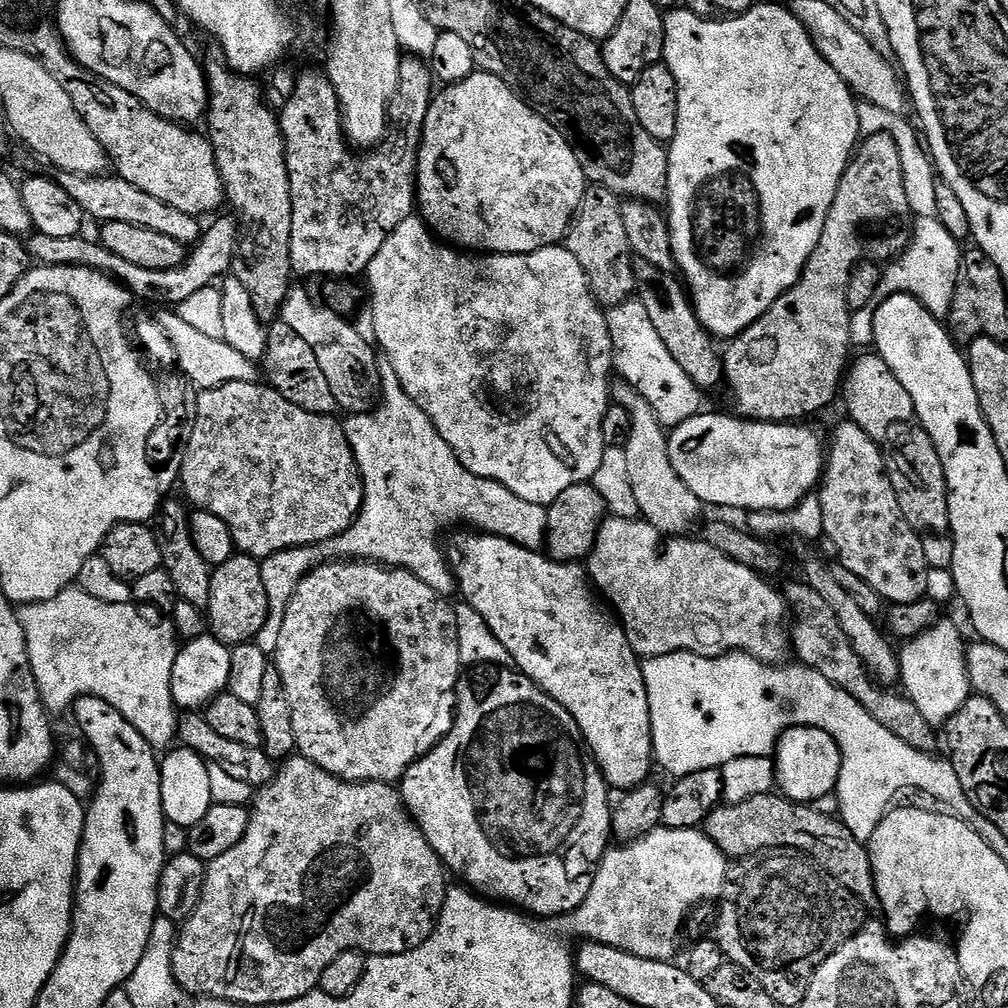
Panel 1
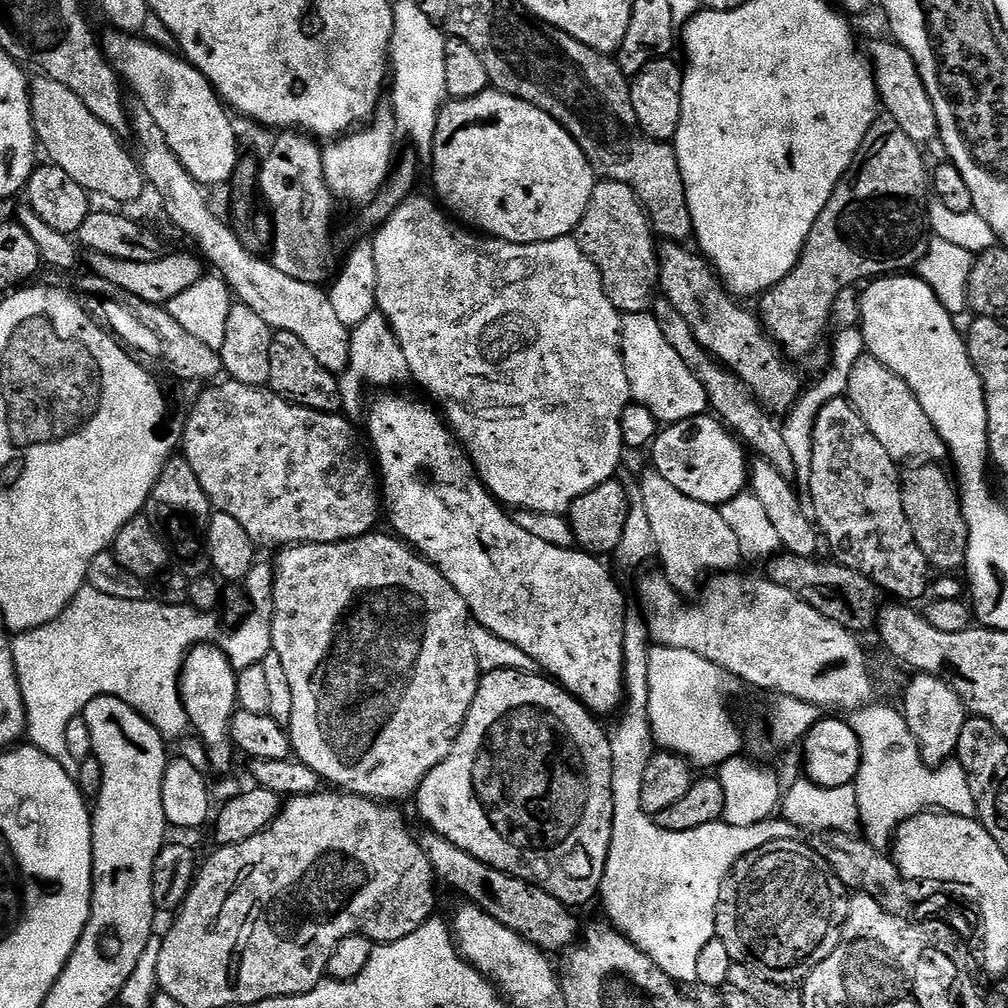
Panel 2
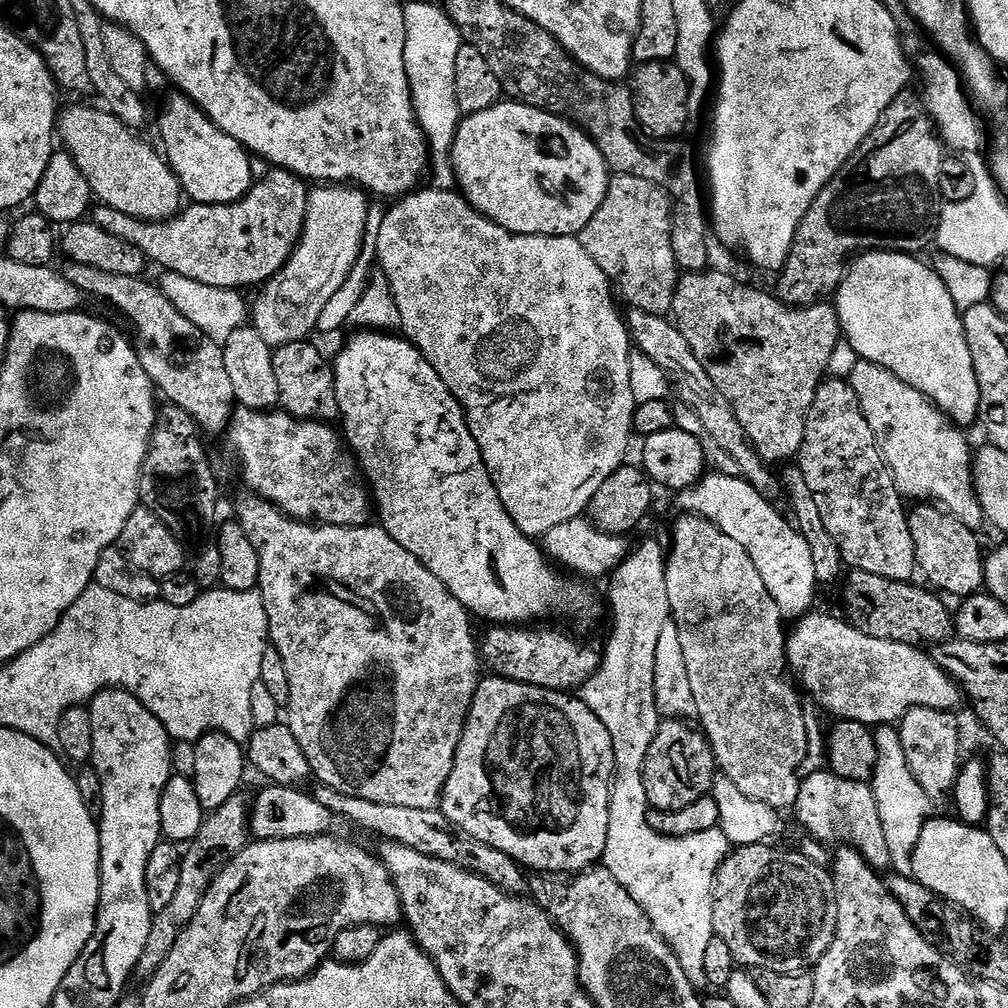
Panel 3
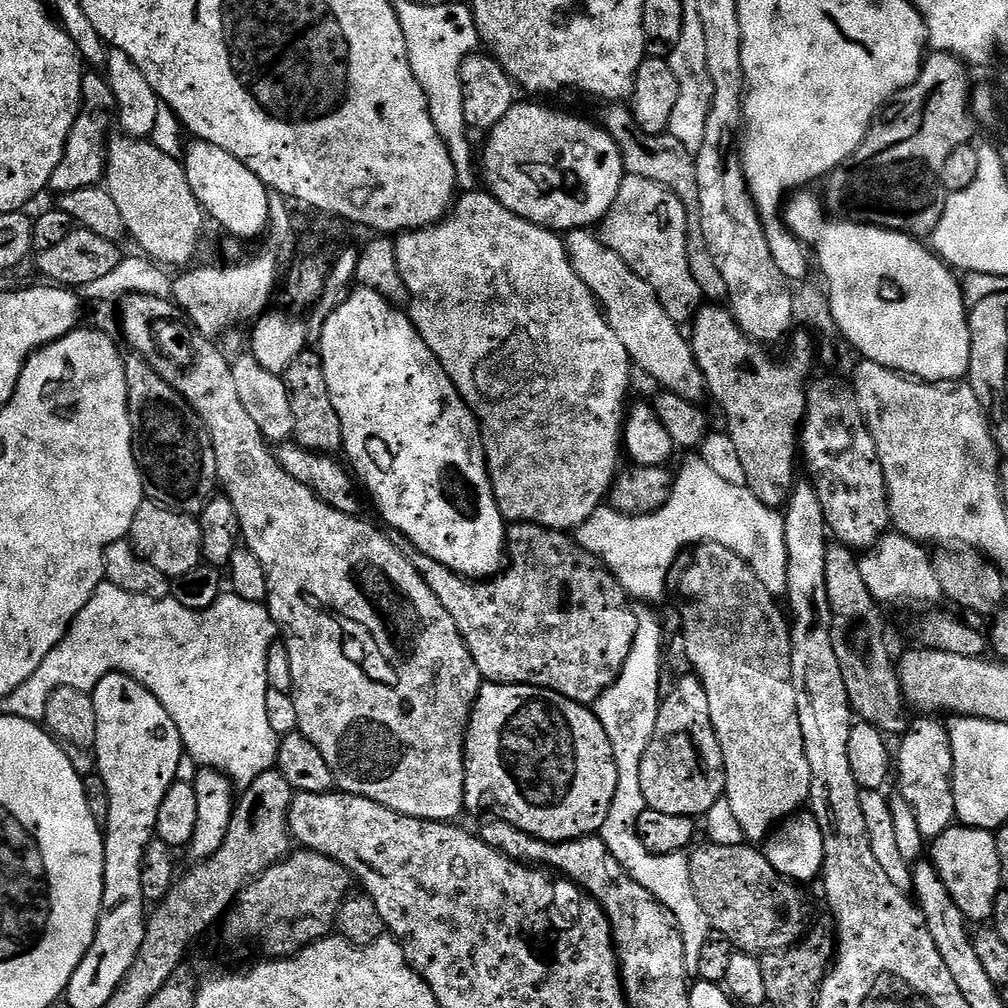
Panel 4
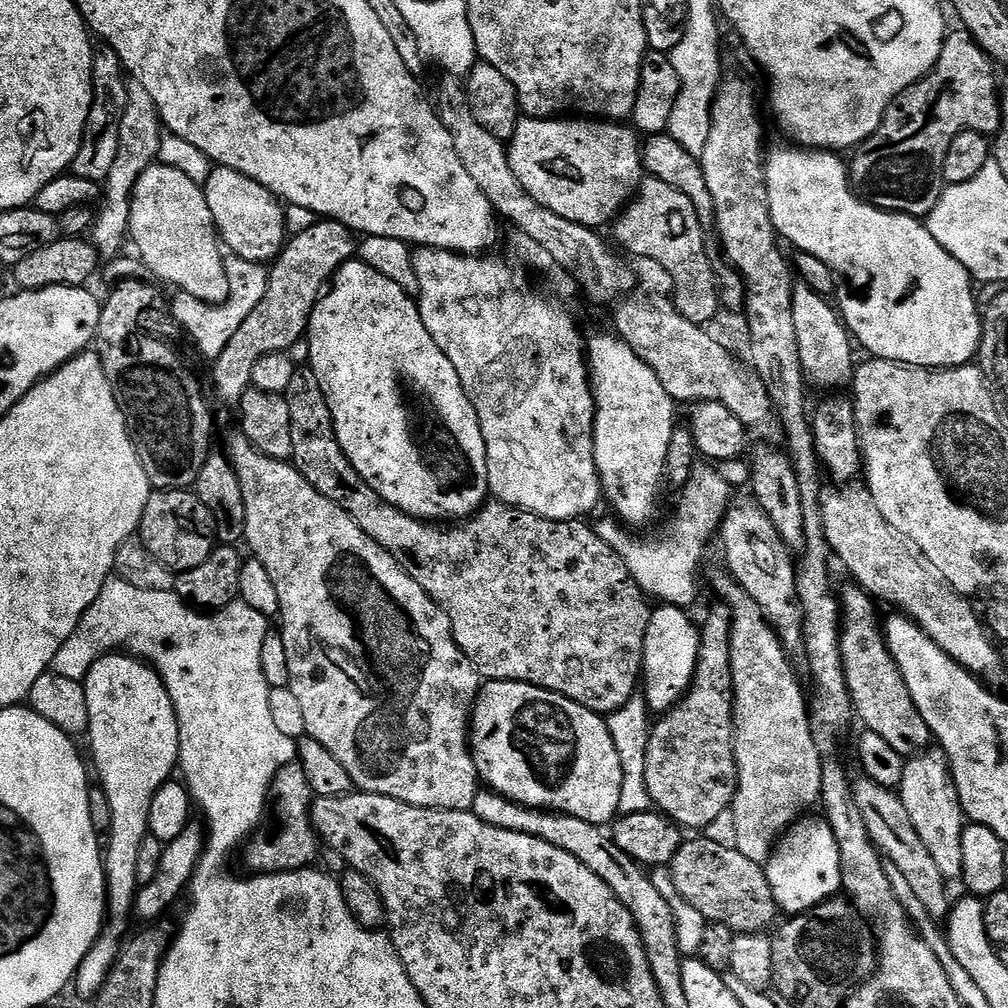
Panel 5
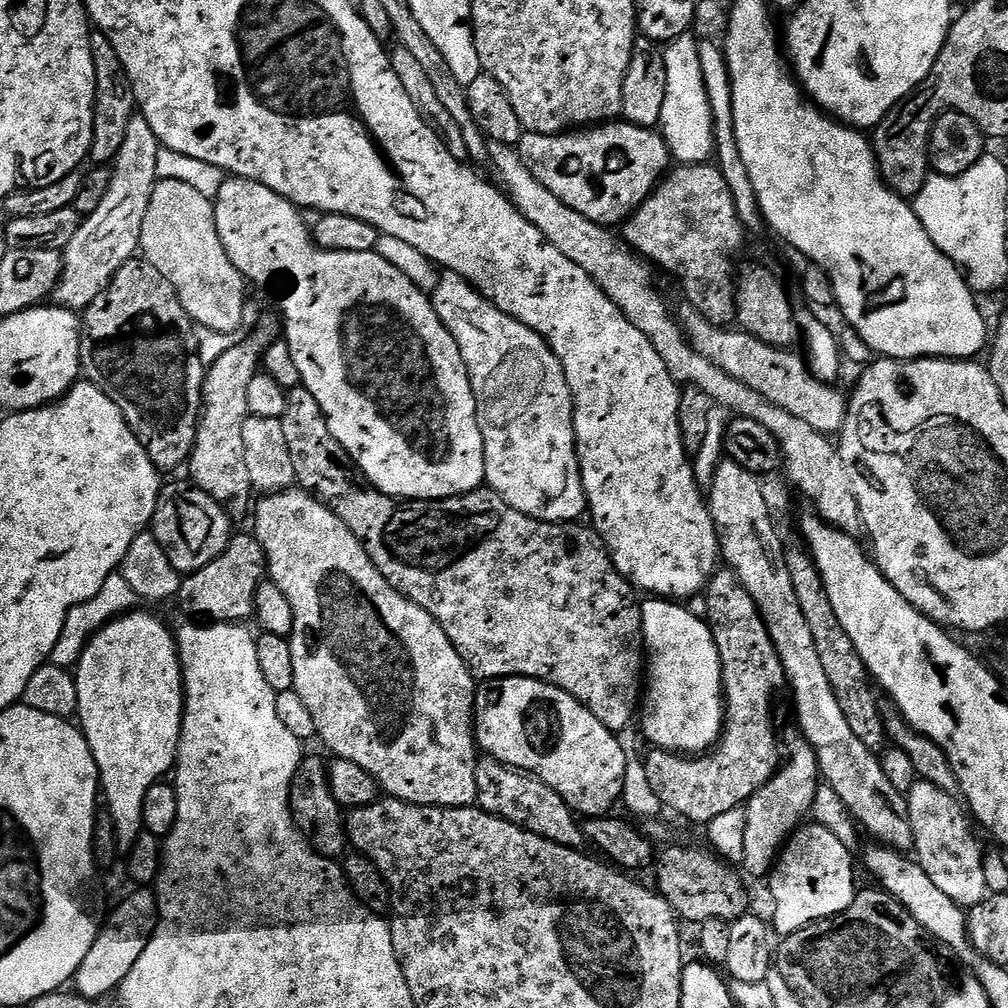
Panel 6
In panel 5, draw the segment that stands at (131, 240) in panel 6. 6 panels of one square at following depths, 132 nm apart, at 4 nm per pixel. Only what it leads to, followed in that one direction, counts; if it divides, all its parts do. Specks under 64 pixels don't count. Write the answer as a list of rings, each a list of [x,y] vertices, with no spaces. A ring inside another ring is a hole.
[[[129,79],[126,106],[120,119],[118,155],[114,158],[114,166],[110,169],[108,179],[103,181],[102,199],[99,201],[98,211],[95,213],[94,223],[90,229],[91,243],[96,245],[96,250],[101,257],[118,255],[124,240],[126,244],[129,239],[132,191],[141,174],[152,164],[157,163],[160,155],[161,131],[160,115],[154,106],[154,100],[150,98],[150,94],[146,94],[146,86],[142,86],[134,79]]]

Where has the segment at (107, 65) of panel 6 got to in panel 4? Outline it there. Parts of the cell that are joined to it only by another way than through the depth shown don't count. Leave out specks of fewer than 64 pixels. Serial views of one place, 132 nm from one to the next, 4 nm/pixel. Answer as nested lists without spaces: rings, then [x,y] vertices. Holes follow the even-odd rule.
[[[88,70],[84,73],[82,94],[84,101],[80,104],[80,113],[76,115],[74,126],[66,138],[66,150],[62,154],[62,162],[54,166],[54,174],[48,183],[48,188],[56,191],[56,194],[63,194],[70,190],[82,190],[86,186],[100,184],[106,176],[108,167],[106,153],[110,133],[113,131],[111,128],[114,128],[113,113],[116,112],[114,90],[103,71]]]

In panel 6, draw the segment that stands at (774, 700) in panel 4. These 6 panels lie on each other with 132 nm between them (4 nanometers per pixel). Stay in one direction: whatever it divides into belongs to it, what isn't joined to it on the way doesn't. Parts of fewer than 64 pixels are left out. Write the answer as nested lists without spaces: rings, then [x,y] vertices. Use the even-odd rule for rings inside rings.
[[[793,734],[786,740],[786,759],[780,771],[750,797],[744,808],[744,837],[739,863],[749,877],[767,877],[775,869],[786,841],[805,823],[804,815],[811,810],[819,788],[822,788],[822,777],[818,758],[803,736]]]

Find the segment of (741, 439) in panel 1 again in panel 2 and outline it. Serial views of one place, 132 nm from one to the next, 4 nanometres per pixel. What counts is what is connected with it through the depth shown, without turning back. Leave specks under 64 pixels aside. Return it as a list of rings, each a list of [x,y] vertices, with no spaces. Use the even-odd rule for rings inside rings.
[[[712,414],[667,425],[652,441],[650,452],[654,471],[698,502],[723,506],[745,491],[750,476],[749,461],[744,461],[745,445]]]

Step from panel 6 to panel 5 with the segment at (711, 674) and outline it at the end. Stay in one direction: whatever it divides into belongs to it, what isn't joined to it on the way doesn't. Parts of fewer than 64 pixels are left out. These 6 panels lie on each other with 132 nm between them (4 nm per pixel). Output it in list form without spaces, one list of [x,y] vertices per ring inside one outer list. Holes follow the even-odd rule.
[[[673,604],[651,609],[652,617],[646,626],[644,643],[644,667],[642,669],[642,695],[652,714],[663,714],[684,697],[692,684],[698,662],[700,629],[688,617],[689,613]]]

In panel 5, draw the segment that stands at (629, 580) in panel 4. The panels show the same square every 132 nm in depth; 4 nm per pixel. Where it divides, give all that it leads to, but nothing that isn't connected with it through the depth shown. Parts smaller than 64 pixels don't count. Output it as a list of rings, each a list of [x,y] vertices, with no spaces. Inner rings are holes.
[[[700,462],[684,485],[682,495],[684,497],[676,508],[676,521],[669,526],[668,536],[660,536],[657,540],[643,540],[640,534],[633,534],[619,519],[603,520],[610,514],[610,506],[604,500],[594,504],[587,519],[594,523],[598,538],[602,538],[602,542],[606,542],[606,546],[610,546],[620,555],[622,562],[626,562],[645,597],[653,601],[656,599],[661,605],[673,604],[676,608],[688,610],[696,600],[696,571],[700,568],[704,547],[711,536],[713,539],[717,535],[728,505],[734,499],[734,489],[722,480],[711,463]]]

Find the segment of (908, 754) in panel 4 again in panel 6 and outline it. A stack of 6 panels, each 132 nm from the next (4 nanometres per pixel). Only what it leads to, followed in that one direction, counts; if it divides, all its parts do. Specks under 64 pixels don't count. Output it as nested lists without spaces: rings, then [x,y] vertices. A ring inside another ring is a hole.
[[[917,779],[906,795],[910,826],[914,826],[916,839],[914,856],[921,870],[930,878],[930,882],[934,882],[934,886],[938,886],[938,890],[942,890],[942,894],[946,894],[946,898],[965,909],[973,908],[989,895],[984,869],[986,852],[985,849],[980,849],[980,844],[972,833],[974,824],[965,805],[928,780]]]

